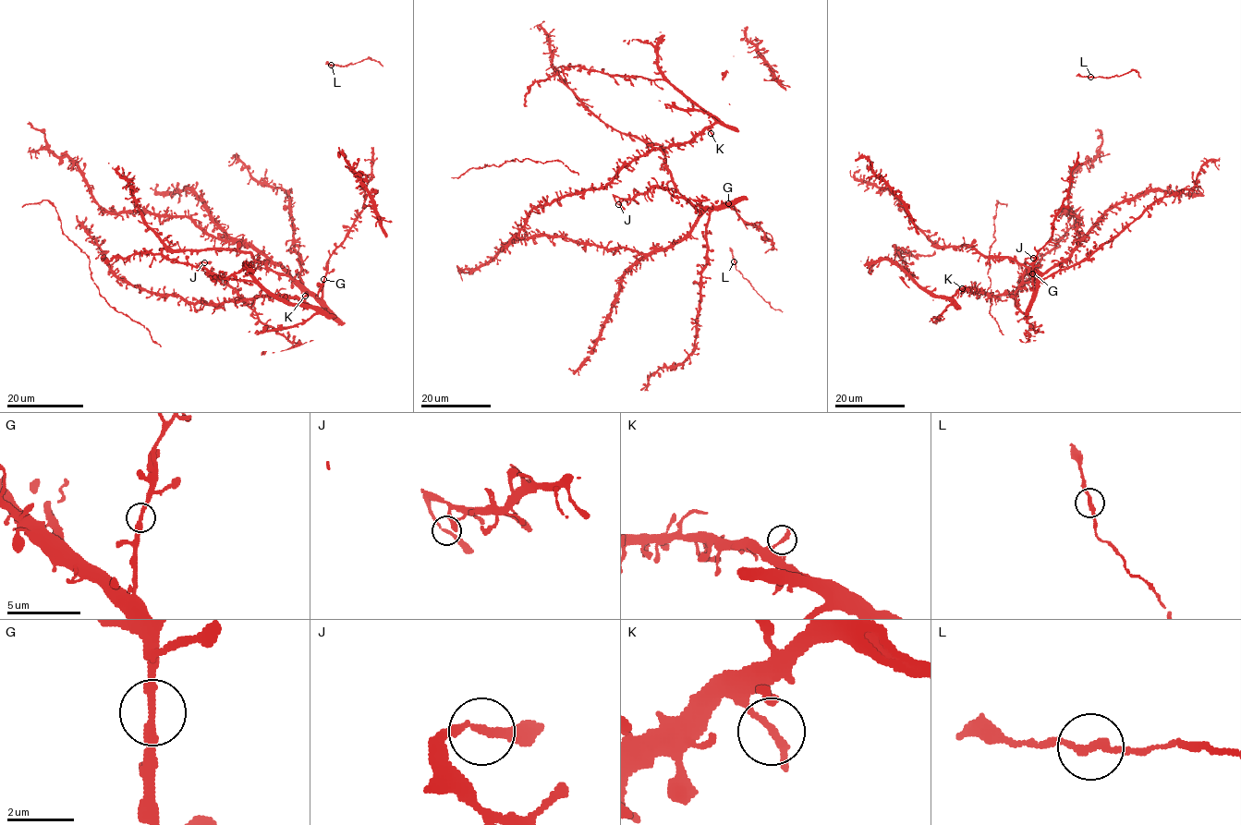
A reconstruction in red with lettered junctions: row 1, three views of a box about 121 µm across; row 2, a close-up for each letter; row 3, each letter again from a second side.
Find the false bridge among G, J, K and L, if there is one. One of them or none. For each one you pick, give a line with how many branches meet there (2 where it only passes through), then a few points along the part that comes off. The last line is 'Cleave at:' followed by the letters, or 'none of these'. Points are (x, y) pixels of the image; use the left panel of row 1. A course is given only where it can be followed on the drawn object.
Cleave at: none of these

